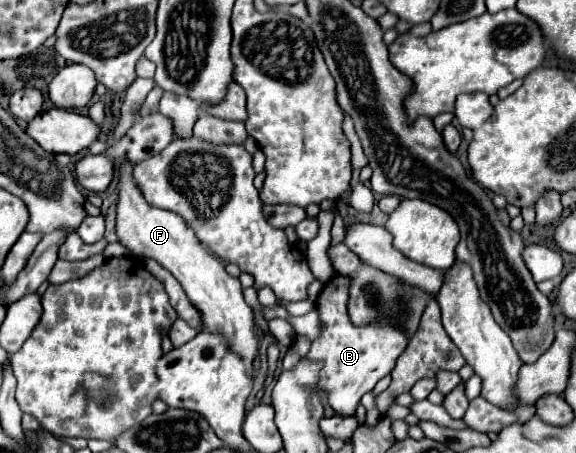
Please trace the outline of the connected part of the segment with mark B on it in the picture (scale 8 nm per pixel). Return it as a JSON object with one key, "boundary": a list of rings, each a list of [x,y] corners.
{"boundary":[[[336,275],[330,283],[324,285],[316,301],[316,307],[320,309],[322,333],[318,339],[312,341],[310,351],[304,357],[308,361],[324,363],[318,375],[316,389],[322,389],[326,393],[328,405],[334,409],[334,415],[338,417],[350,417],[356,411],[362,395],[368,393],[382,377],[392,373],[396,359],[408,345],[404,331],[394,323],[378,321],[368,327],[352,325],[346,311],[346,299],[348,299],[346,277]]]}

